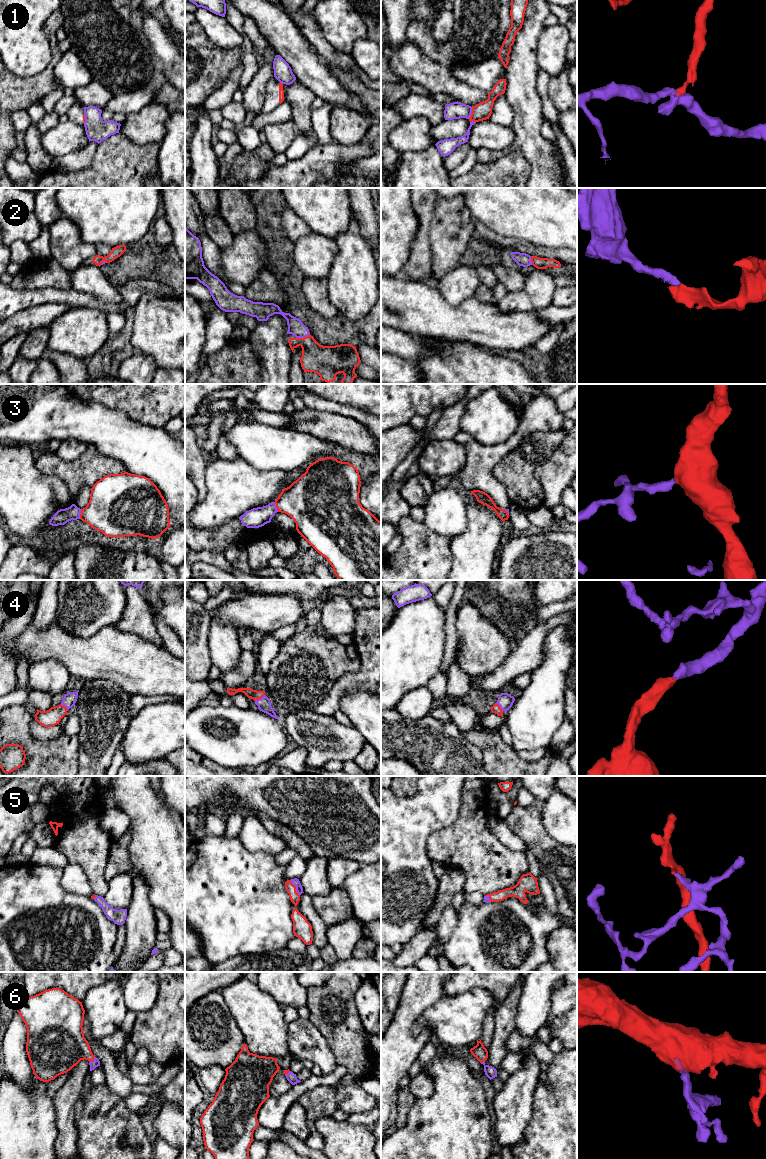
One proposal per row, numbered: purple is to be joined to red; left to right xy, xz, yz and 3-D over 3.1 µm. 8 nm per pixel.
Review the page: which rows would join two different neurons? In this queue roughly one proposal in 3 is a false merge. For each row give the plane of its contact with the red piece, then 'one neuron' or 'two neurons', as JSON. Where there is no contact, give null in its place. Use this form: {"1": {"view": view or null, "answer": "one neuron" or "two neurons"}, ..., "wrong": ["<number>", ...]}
{"1": {"view": "yz", "answer": "two neurons"}, "2": {"view": "xz", "answer": "one neuron"}, "3": {"view": "xy", "answer": "one neuron"}, "4": {"view": "xz", "answer": "one neuron"}, "5": {"view": "xz", "answer": "one neuron"}, "6": {"view": "xy", "answer": "one neuron"}, "wrong": ["1"]}

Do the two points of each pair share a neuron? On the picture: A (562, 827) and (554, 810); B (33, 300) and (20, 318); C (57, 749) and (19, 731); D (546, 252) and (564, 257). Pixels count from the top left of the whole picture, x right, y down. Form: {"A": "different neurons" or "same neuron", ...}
{"A": "same neuron", "B": "different neurons", "C": "same neuron", "D": "same neuron"}

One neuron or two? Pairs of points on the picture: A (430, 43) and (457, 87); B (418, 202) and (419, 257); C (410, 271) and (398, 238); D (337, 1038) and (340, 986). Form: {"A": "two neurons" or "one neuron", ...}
{"A": "two neurons", "B": "one neuron", "C": "two neurons", "D": "one neuron"}

